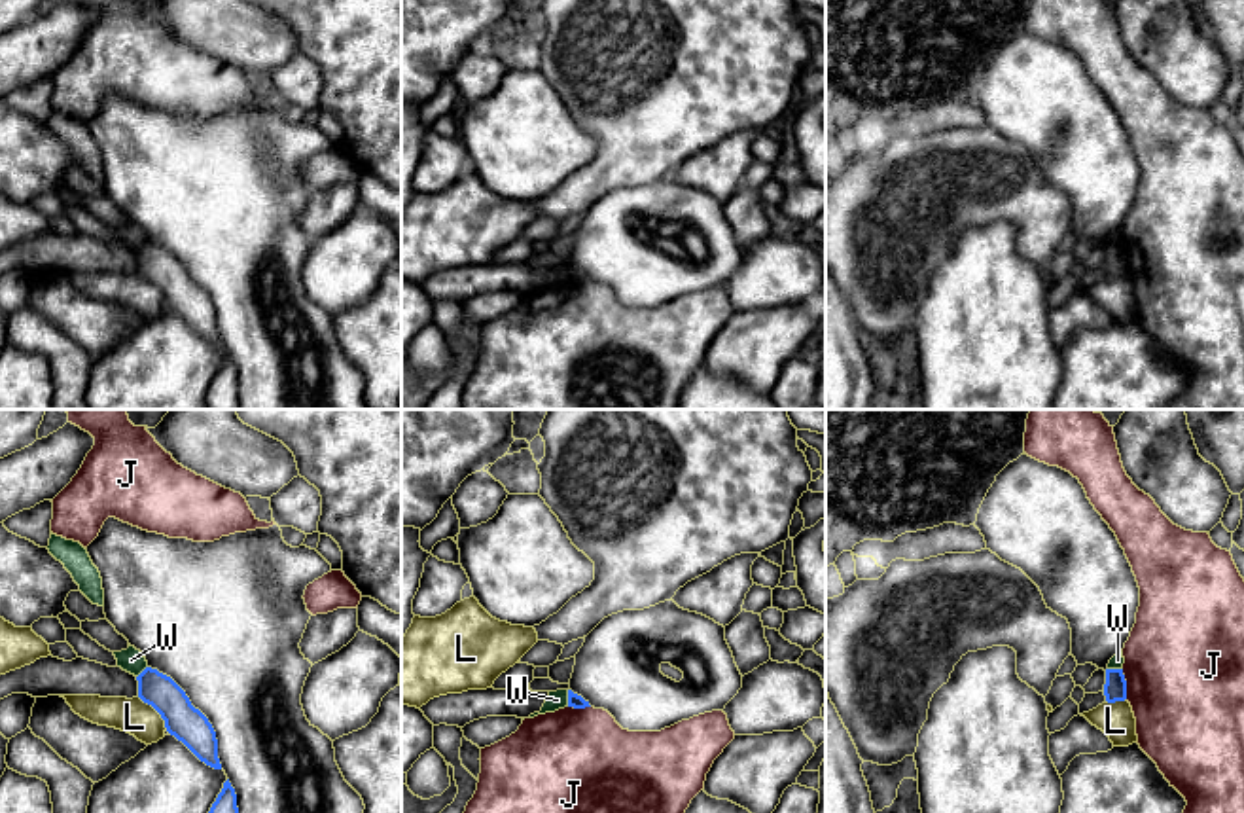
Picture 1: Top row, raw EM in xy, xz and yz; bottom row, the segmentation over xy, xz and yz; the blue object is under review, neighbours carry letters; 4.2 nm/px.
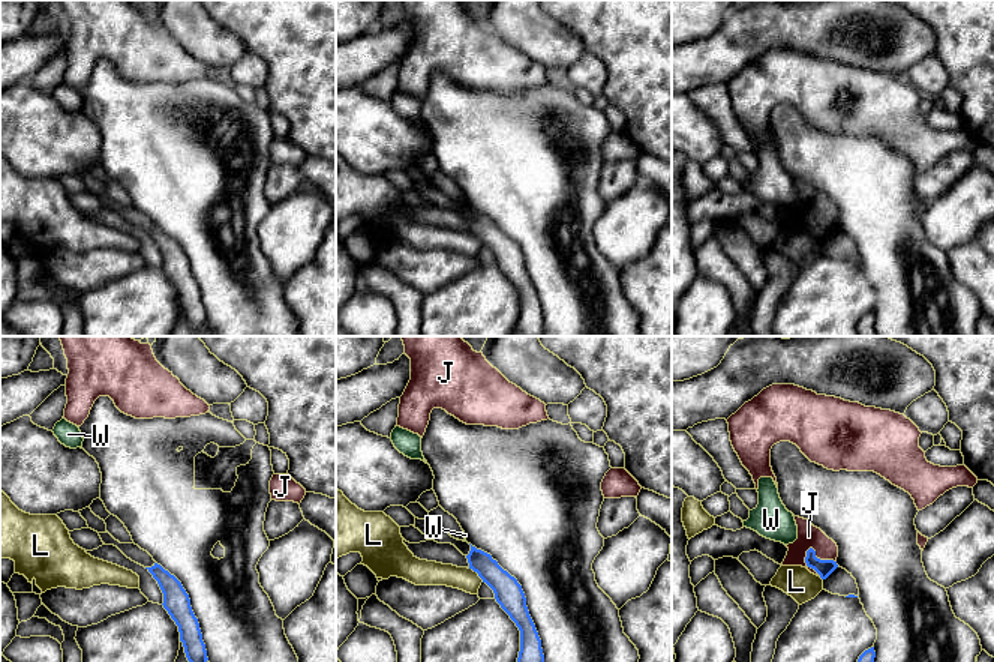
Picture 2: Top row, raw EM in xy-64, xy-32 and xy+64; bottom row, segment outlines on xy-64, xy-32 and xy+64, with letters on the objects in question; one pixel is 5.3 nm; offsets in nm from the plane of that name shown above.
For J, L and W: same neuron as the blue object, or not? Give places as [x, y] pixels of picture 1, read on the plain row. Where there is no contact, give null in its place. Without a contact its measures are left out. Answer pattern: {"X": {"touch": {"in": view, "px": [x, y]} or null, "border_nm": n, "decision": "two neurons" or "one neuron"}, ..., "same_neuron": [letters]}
{"J": {"touch": {"in": "yz", "px": [1125, 260]}, "border_nm": 130, "decision": "two neurons"}, "L": {"touch": {"in": "xy", "px": [156, 285]}, "border_nm": 190, "decision": "two neurons"}, "W": {"touch": {"in": "xz", "px": [568, 273]}, "border_nm": 70, "decision": "two neurons"}, "same_neuron": []}

